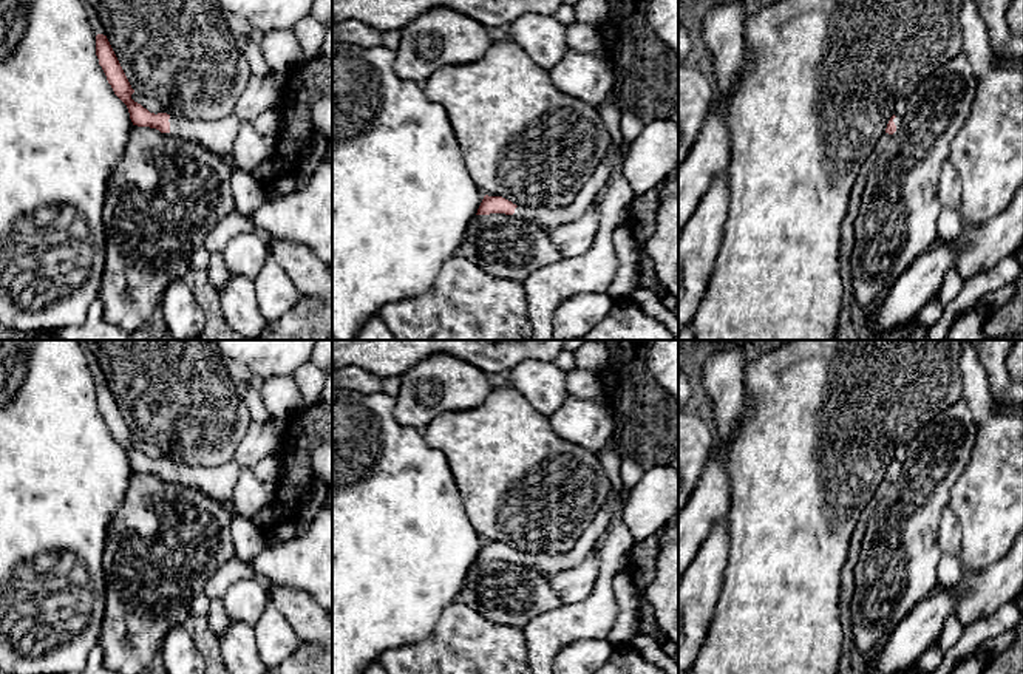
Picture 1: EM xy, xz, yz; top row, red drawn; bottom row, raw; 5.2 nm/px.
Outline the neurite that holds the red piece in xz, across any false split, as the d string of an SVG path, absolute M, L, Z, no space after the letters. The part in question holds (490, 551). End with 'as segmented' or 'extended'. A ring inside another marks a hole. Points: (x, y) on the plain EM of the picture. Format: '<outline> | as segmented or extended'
M612 487L604 507L596 513L592 524L579 536L578 543L562 555L521 553L502 543L485 541L476 561L505 560L522 566L533 566L544 574L555 575L559 570L579 564L596 546L618 512L618 490Z | extended

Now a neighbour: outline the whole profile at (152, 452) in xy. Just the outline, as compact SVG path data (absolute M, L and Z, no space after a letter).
M133 439L131 445L134 448L141 450L144 454L147 454L150 459L155 459L155 461L167 459L165 453L151 444L141 442L139 439Z

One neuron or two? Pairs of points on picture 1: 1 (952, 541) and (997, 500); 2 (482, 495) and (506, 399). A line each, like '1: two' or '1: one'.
1: two
2: one

